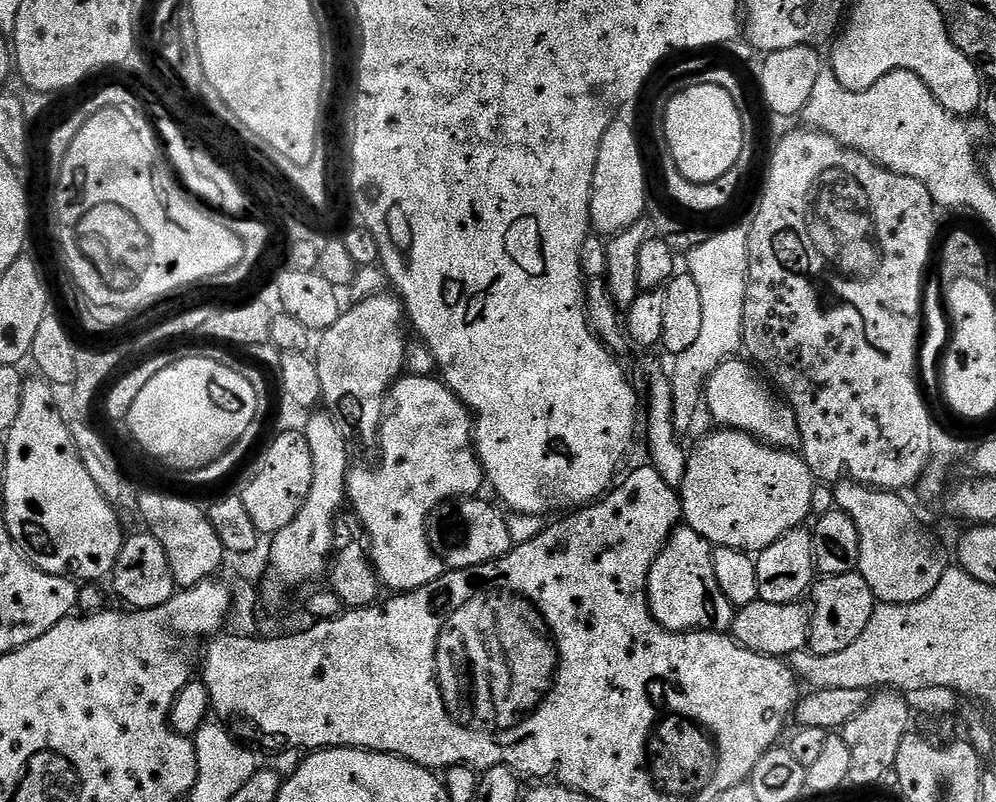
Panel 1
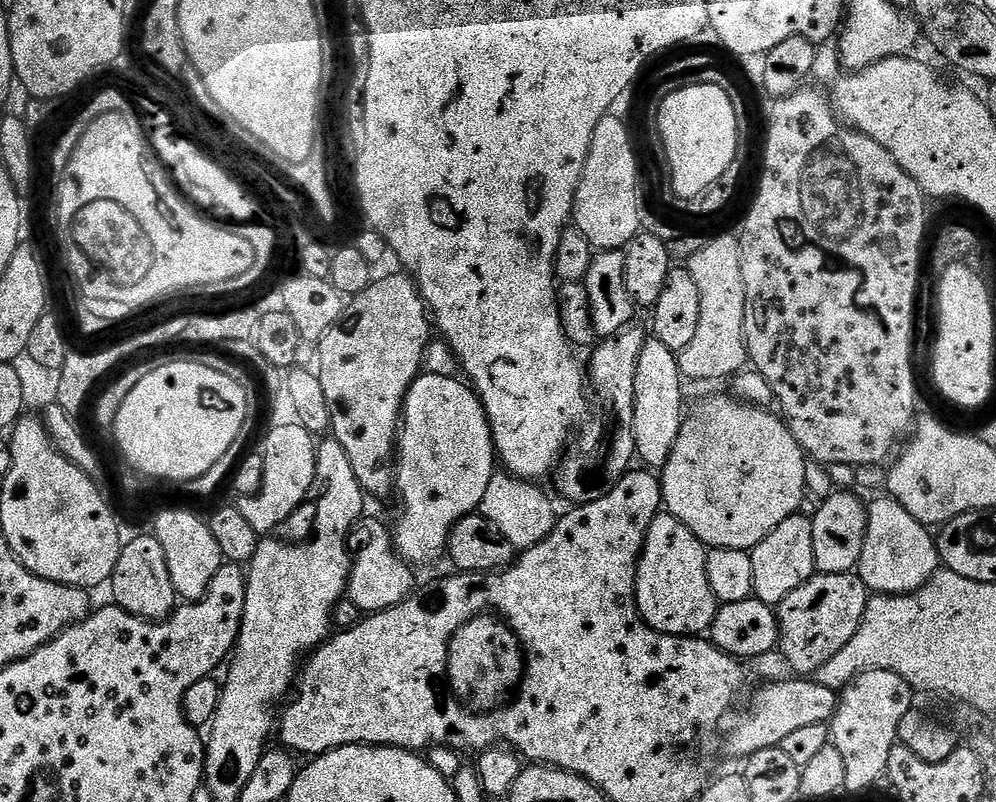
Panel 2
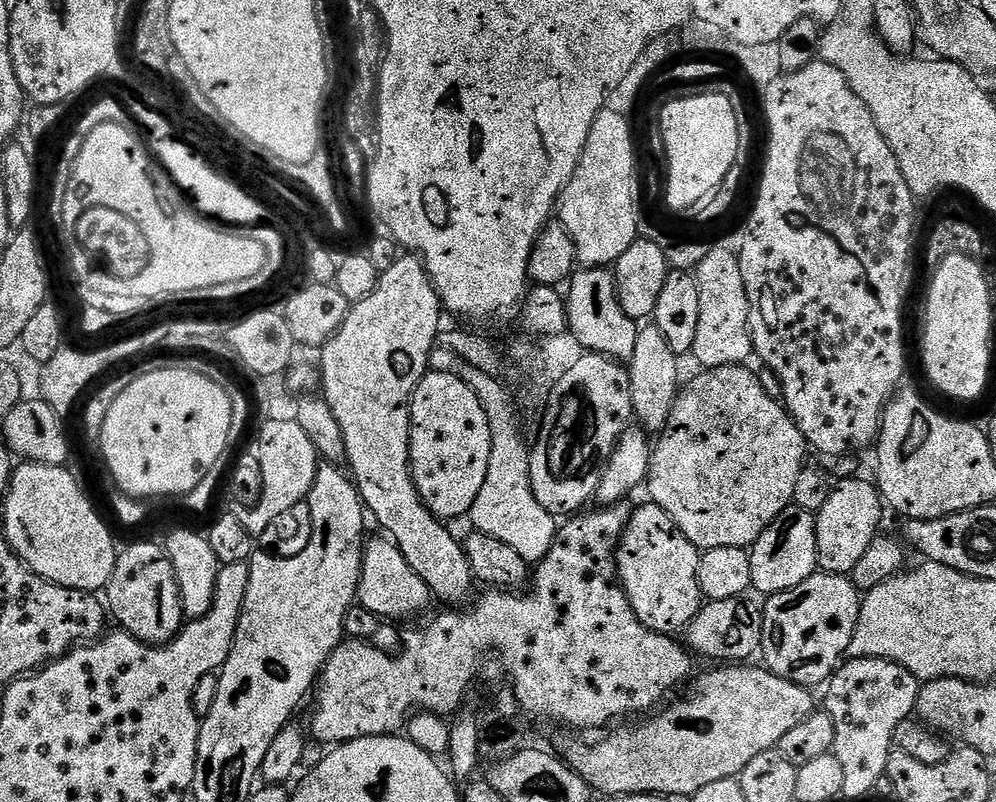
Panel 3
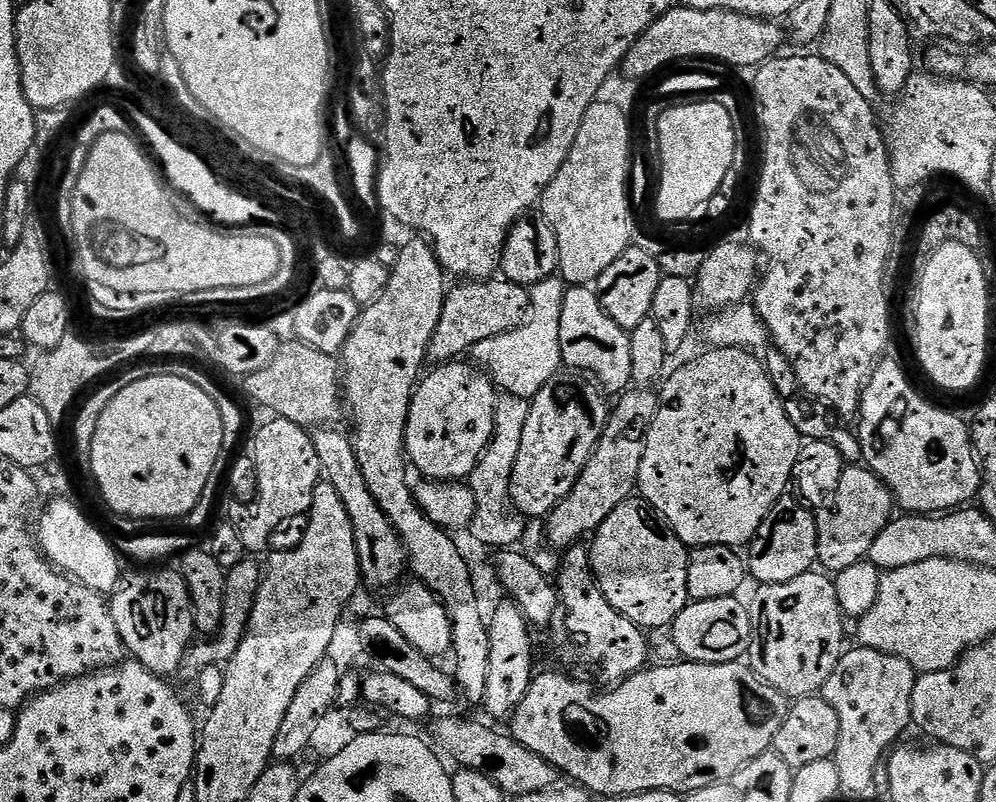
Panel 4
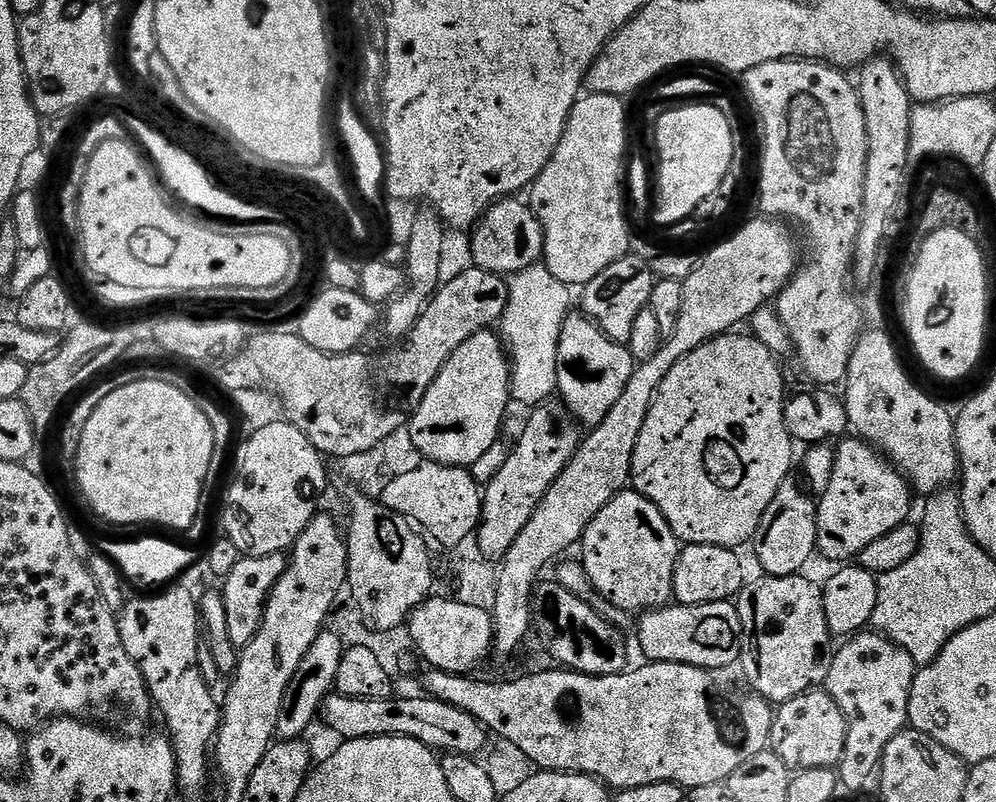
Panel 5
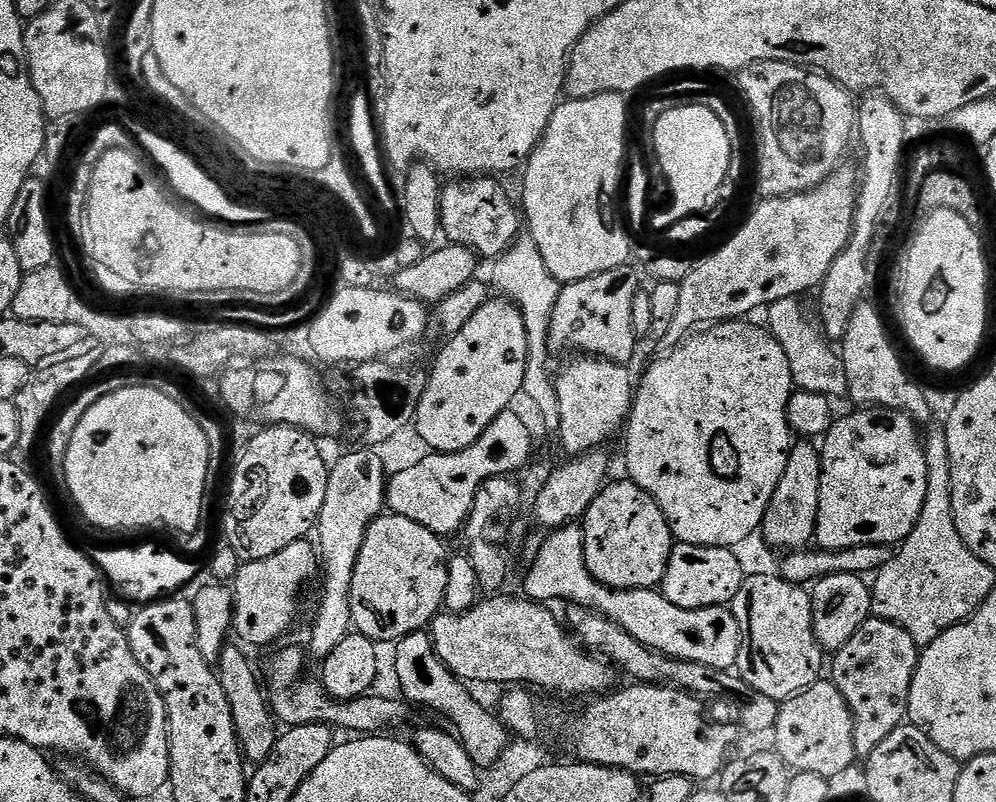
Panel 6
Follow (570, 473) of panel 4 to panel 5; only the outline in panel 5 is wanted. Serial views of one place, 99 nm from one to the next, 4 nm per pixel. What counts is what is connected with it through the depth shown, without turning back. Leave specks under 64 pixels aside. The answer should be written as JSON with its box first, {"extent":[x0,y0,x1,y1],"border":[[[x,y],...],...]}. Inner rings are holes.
{"extent":[474,399,582,562],"border":[[[559,399],[535,405],[531,412],[532,417],[525,422],[516,445],[511,445],[505,464],[482,490],[480,525],[474,535],[482,554],[493,562],[503,560],[510,546],[514,546],[546,492],[558,482],[558,476],[580,449],[582,425]]]}

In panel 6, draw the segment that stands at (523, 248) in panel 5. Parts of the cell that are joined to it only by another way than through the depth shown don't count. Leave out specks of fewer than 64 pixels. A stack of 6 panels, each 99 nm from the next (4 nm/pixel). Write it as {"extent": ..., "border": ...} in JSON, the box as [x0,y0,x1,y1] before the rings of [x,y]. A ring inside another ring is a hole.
{"extent":[440,174,522,258],"border":[[[485,174],[475,178],[456,178],[445,183],[440,194],[440,226],[443,235],[451,243],[461,244],[475,252],[477,257],[495,258],[501,256],[511,244],[522,234],[522,212],[514,201],[508,197],[508,192],[499,184],[499,179]]]}

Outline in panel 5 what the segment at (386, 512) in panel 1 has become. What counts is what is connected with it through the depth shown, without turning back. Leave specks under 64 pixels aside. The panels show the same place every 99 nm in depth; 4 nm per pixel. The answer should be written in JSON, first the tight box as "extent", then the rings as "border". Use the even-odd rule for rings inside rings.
{"extent":[406,331,512,469],"border":[[[495,331],[479,332],[450,354],[446,366],[411,413],[406,429],[425,461],[471,469],[501,439],[500,427],[511,400],[512,366],[506,345]]]}

